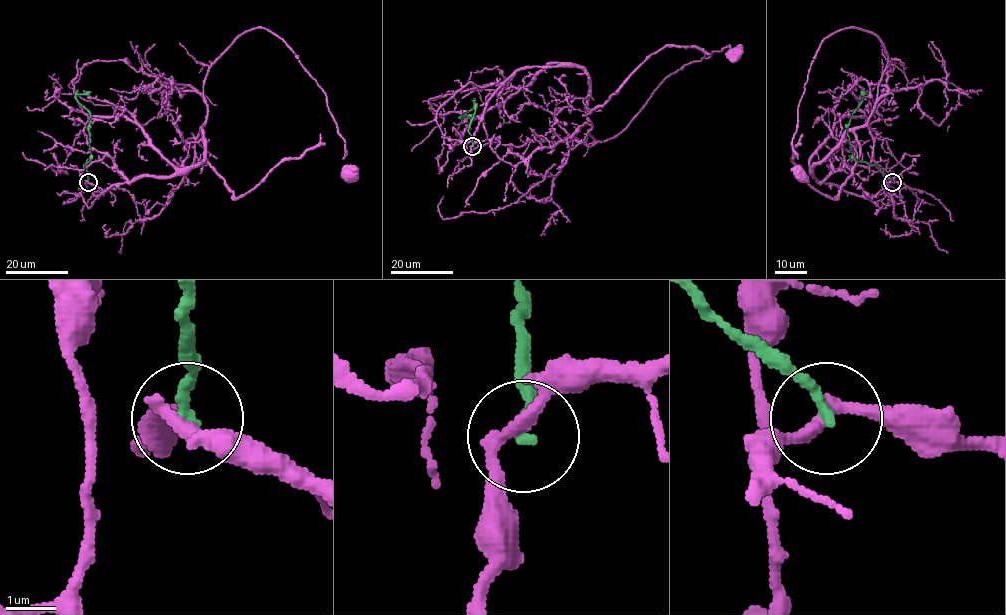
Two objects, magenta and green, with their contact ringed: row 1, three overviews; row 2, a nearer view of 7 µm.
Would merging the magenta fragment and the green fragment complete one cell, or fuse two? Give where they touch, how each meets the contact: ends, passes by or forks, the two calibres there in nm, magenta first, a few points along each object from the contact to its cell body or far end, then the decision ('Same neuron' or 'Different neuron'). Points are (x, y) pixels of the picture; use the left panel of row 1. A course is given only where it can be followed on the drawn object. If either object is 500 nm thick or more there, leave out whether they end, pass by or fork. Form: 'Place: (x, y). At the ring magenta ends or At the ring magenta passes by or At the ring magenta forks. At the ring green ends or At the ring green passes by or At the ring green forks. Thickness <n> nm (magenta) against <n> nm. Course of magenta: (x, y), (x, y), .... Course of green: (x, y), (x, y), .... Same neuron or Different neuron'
Place: (88, 182). At the ring magenta passes by. At the ring green ends. Thickness 260 nm (magenta) against 240 nm. Course of magenta: (88, 182), (100, 195), (203, 159), (203, 82), (255, 28), (277, 35), (324, 93), (350, 174). Course of green: (88, 182), (84, 165), (91, 160), (90, 114), (76, 98), (77, 95), (90, 91). Different neuron

